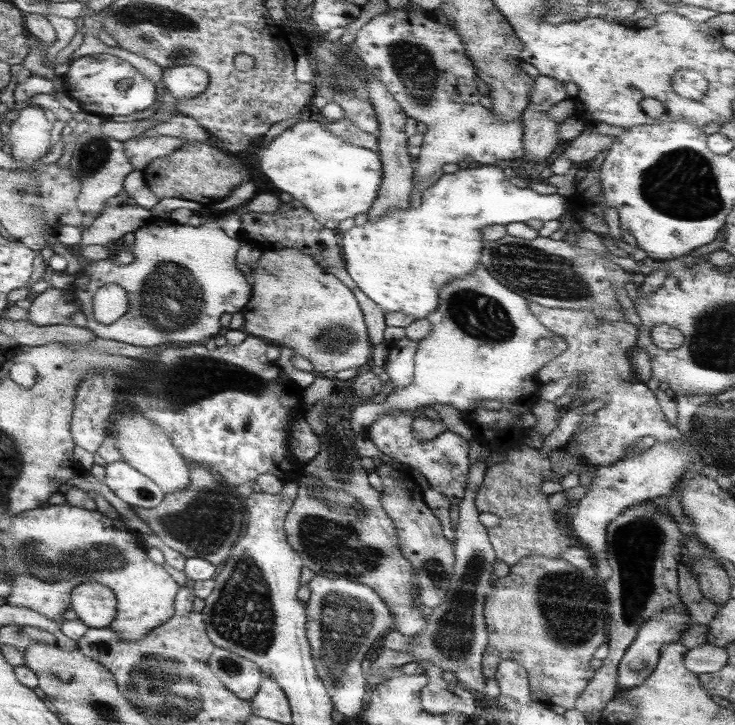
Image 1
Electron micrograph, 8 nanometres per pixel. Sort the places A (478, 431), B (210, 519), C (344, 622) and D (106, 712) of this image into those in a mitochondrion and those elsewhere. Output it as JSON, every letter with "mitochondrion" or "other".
{"A":"other","B":"mitochondrion","C":"mitochondrion","D":"mitochondrion"}

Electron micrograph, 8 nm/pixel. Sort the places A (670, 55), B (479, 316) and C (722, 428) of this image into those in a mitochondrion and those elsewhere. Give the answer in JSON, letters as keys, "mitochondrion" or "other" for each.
{"A":"other","B":"mitochondrion","C":"mitochondrion"}

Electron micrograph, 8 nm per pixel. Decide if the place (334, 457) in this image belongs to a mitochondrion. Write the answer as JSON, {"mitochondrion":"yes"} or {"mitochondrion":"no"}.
{"mitochondrion":"yes"}

